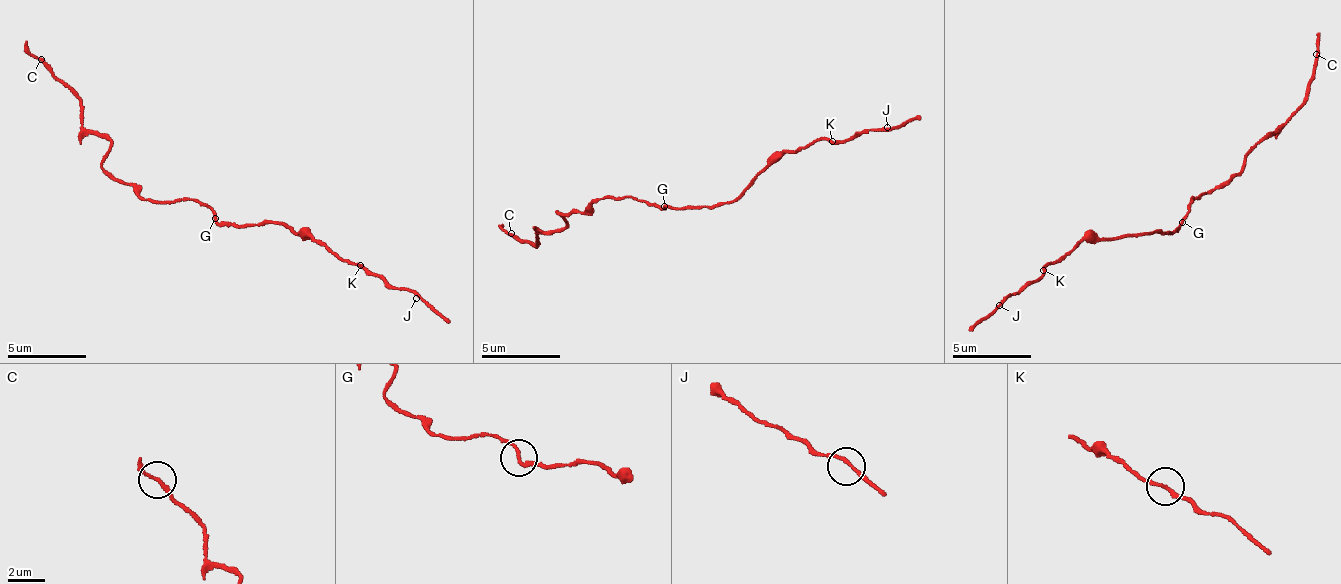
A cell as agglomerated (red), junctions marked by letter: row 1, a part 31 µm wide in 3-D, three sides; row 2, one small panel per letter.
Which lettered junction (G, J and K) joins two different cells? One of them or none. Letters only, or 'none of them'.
G

